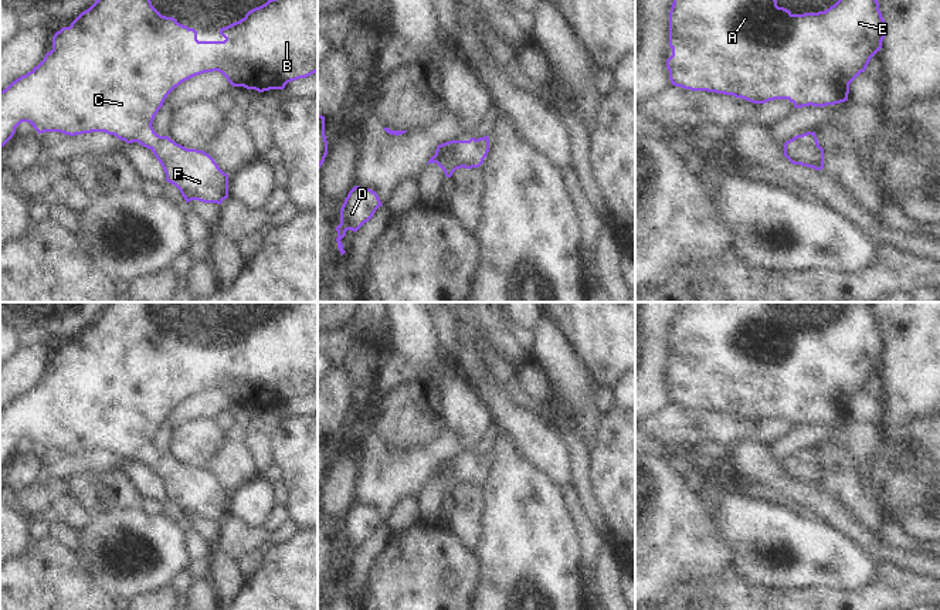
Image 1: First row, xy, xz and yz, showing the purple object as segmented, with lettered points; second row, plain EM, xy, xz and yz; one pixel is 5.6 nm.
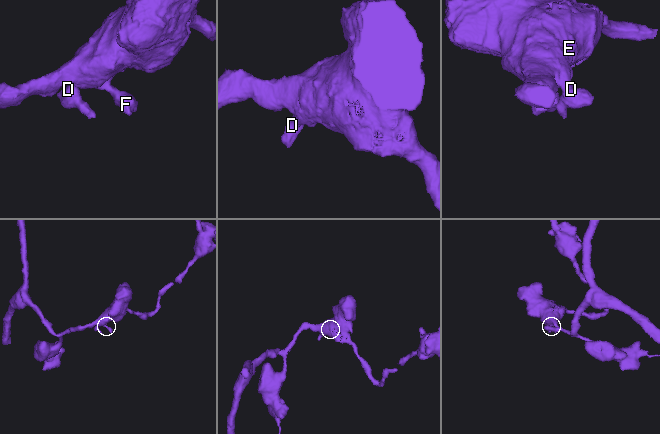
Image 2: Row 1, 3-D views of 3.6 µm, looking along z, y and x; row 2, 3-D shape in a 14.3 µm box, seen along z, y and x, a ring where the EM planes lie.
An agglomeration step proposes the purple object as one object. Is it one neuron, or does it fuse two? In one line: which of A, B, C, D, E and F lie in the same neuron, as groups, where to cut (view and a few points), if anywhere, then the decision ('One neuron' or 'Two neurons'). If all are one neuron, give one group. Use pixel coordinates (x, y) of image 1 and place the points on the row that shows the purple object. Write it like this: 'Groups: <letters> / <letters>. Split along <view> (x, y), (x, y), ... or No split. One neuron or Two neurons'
Groups: A B C D E F. No split. One neuron.

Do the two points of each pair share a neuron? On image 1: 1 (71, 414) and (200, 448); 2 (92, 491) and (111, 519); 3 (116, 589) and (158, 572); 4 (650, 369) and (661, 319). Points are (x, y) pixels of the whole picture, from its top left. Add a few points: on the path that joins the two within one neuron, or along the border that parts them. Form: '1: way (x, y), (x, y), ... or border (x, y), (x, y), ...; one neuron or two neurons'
1: border (168, 453), (176, 460), (197, 468); two neurons
2: border (138, 509), (109, 505), (97, 512); two neurons
3: way (126, 579), (135, 579), (139, 575), (148, 573); one neuron
4: way (654, 356), (654, 332); one neuron

